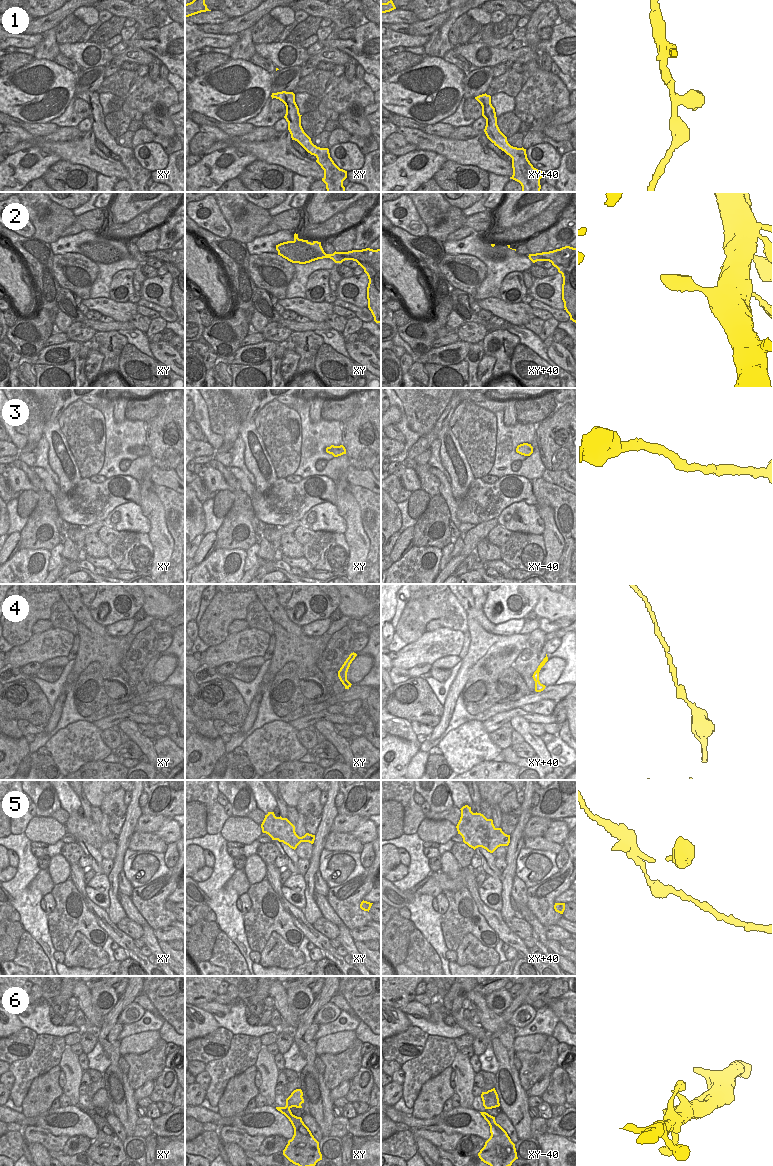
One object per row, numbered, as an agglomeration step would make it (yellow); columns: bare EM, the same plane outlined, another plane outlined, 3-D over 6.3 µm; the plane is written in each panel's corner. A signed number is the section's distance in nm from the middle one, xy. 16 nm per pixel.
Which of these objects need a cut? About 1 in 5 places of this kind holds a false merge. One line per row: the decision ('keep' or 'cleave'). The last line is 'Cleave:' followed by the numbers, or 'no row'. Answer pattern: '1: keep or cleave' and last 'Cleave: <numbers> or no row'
1: keep
2: keep
3: keep
4: keep
5: keep
6: keep
Cleave: no row

